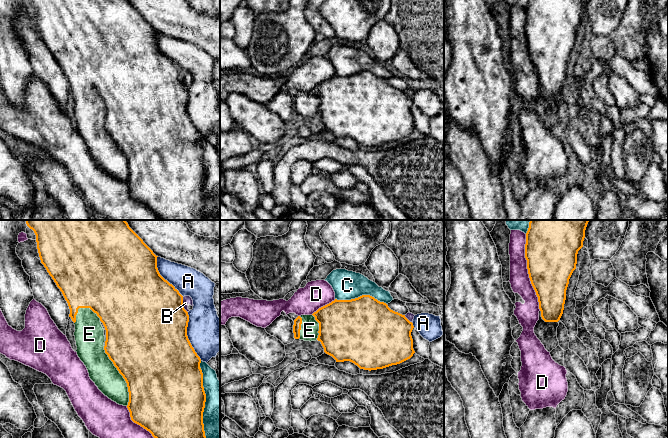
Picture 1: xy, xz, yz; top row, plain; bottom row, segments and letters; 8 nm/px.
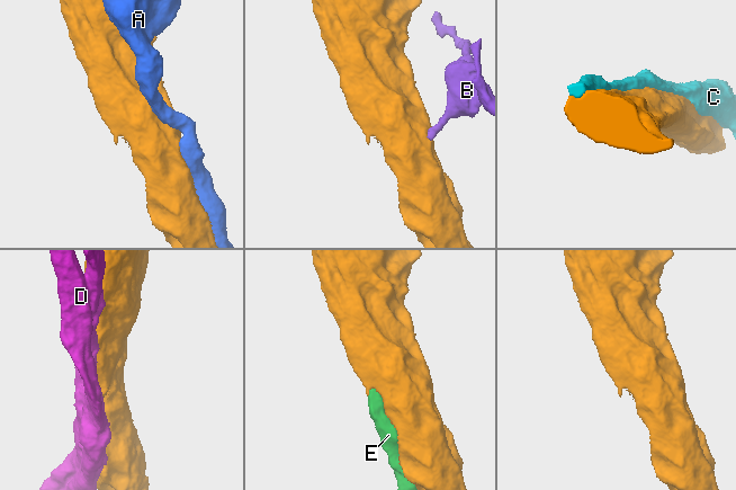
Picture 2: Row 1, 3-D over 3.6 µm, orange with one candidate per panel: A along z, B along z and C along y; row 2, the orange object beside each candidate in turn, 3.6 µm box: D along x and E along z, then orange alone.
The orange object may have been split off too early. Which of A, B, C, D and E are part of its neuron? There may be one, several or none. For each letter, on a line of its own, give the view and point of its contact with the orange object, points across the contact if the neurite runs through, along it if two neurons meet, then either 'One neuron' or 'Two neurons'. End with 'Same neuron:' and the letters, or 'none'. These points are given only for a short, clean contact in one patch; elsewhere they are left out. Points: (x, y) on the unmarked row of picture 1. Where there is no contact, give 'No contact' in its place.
A: Touches orange at xy (187, 112). Two neurons
B: Touches orange at xy (182, 81). Two neurons
C: Touches orange at xy (205, 177). Two neurons
D: Touches orange at yz (528, 48). Two neurons
E: Touches orange at xy (122, 151). One neuron
Same neuron: E

